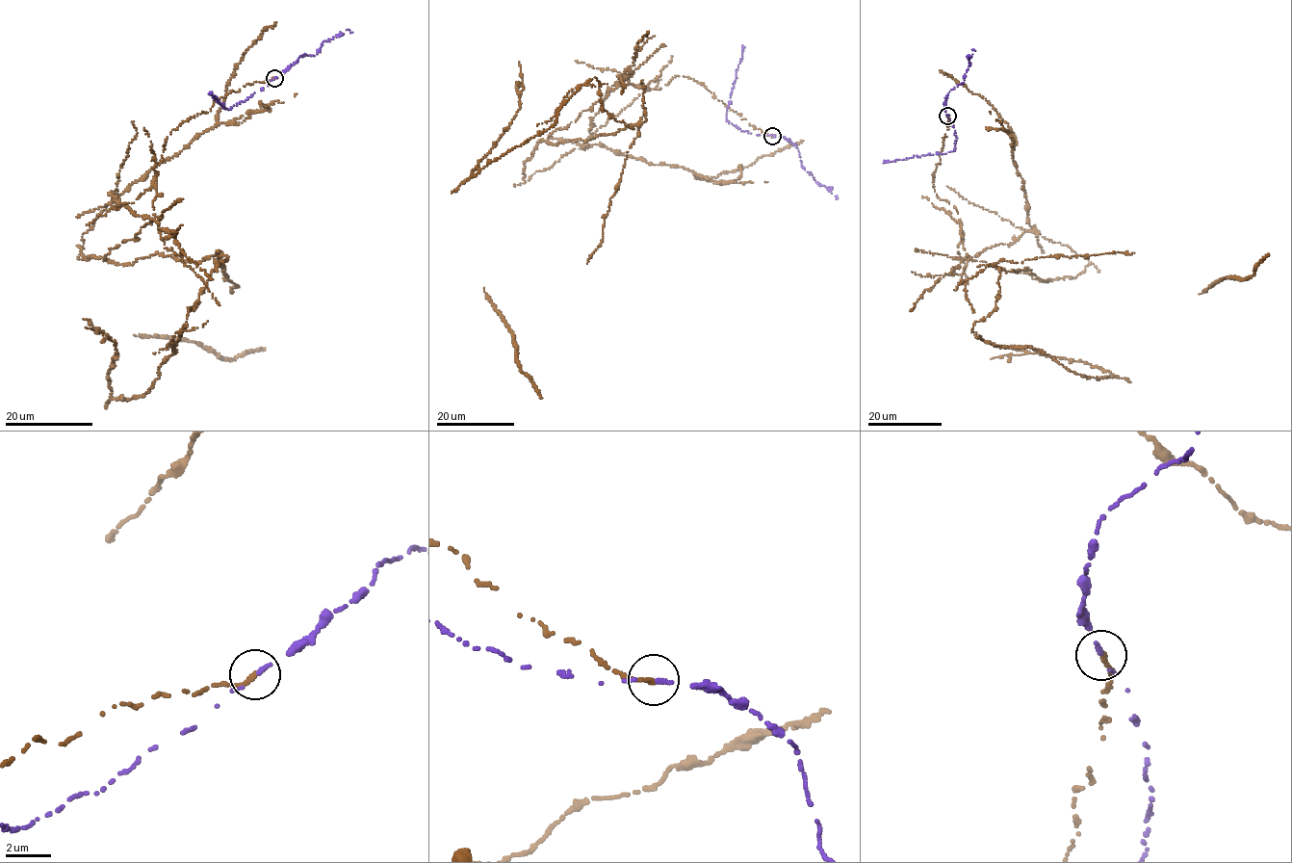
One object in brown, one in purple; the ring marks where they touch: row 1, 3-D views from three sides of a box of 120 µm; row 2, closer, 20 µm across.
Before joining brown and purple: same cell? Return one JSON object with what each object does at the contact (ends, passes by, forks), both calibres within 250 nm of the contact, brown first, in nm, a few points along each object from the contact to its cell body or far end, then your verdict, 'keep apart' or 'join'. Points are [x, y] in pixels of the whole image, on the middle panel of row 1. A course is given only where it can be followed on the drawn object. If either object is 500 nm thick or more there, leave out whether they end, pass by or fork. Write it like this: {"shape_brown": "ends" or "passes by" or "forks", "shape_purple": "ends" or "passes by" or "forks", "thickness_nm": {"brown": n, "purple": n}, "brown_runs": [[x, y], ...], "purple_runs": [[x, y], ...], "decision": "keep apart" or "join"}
{"shape_brown": "ends", "shape_purple": "ends", "thickness_nm": {"brown": 240, "purple": 220}, "brown_runs": [[772, 135], [676, 76], [619, 83], [552, 144], [633, 127], [594, 77], [465, 181], [520, 106], [519, 61]], "purple_runs": [[773, 135], [763, 136], [741, 130], [725, 117], [742, 45]], "decision": "keep apart"}

